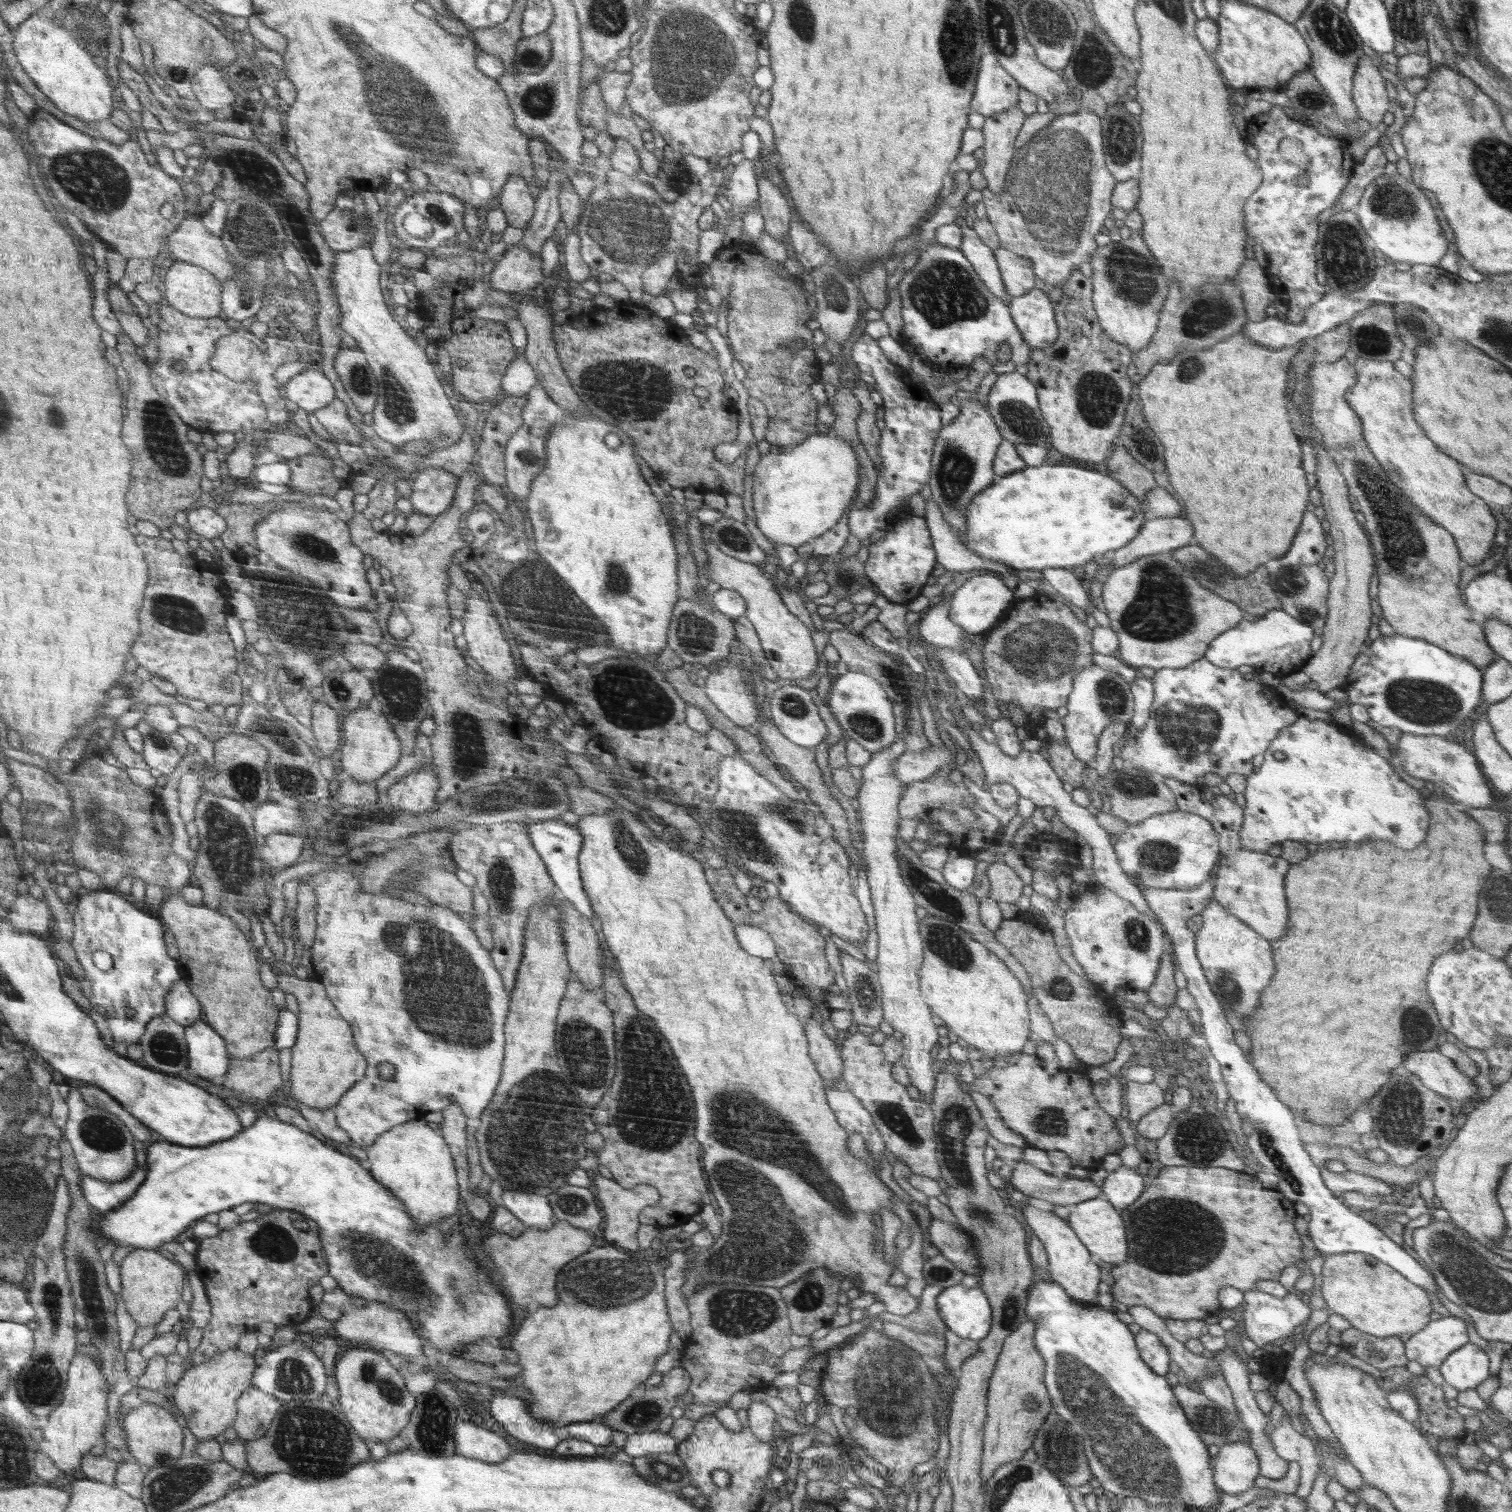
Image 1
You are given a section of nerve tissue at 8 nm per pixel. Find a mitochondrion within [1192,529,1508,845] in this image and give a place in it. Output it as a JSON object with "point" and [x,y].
{"point":[1420,701]}

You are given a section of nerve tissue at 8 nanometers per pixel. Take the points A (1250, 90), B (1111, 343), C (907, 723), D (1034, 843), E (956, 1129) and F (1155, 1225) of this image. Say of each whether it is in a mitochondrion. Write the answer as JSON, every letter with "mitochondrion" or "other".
{"A":"other","B":"other","C":"mitochondrion","D":"other","E":"mitochondrion","F":"mitochondrion"}

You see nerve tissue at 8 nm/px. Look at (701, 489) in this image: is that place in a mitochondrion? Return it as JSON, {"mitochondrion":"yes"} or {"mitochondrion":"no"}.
{"mitochondrion":"no"}

